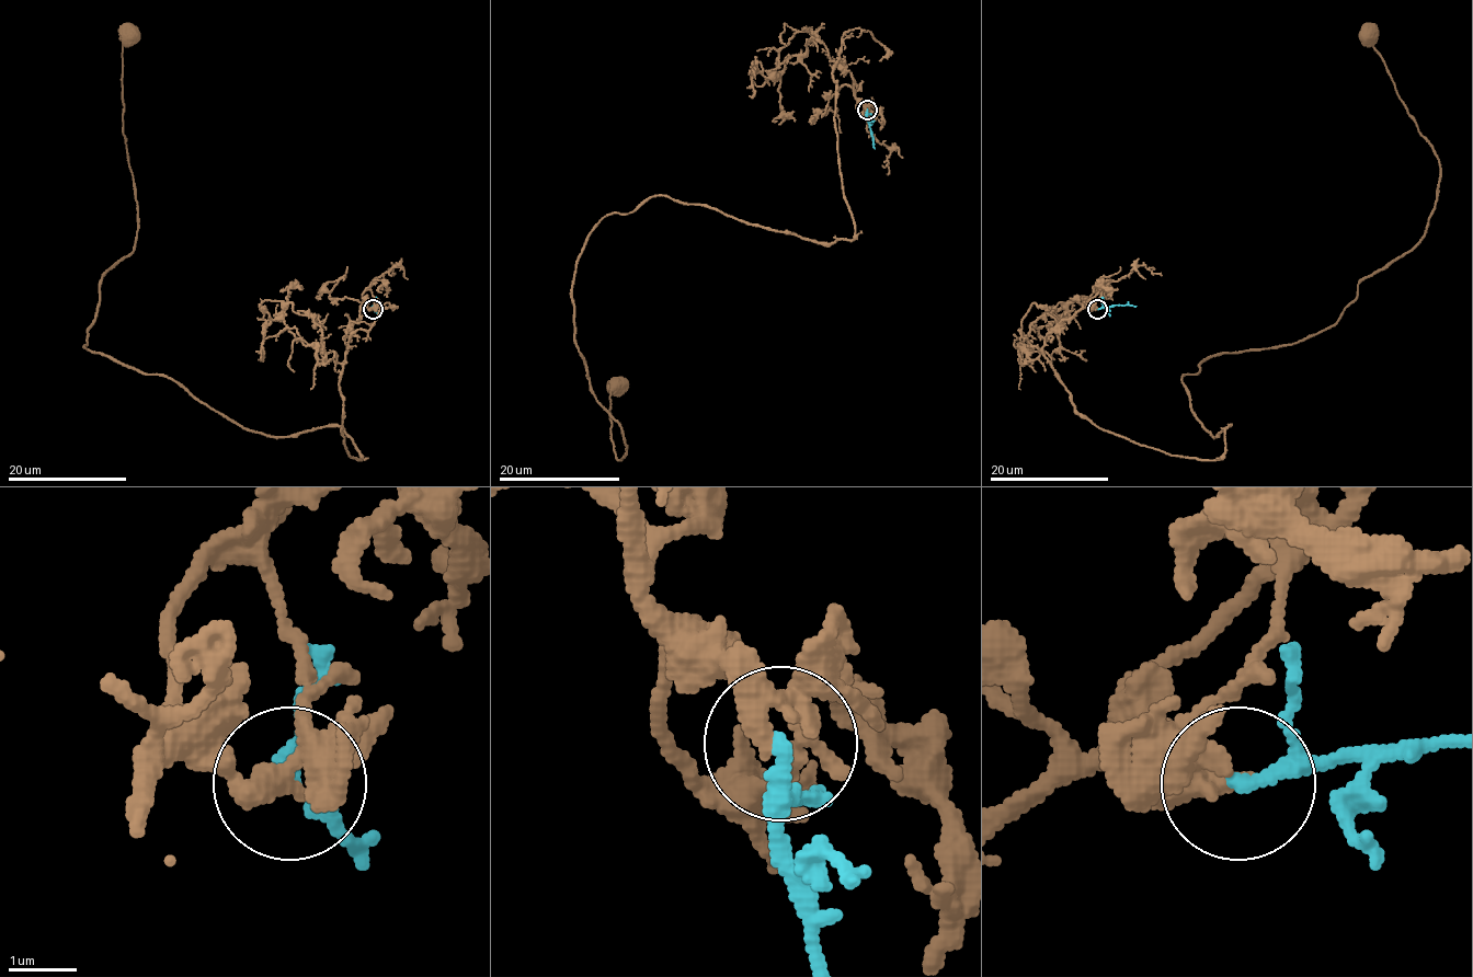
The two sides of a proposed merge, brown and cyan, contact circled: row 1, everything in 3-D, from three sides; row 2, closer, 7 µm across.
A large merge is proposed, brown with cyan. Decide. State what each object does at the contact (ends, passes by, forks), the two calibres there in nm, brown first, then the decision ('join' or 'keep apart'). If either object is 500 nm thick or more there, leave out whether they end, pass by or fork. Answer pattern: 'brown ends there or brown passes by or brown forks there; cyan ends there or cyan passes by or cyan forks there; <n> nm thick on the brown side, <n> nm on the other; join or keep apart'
brown passes by; cyan passes by; 300 nm thick on the brown side, 170 nm on the other; join

